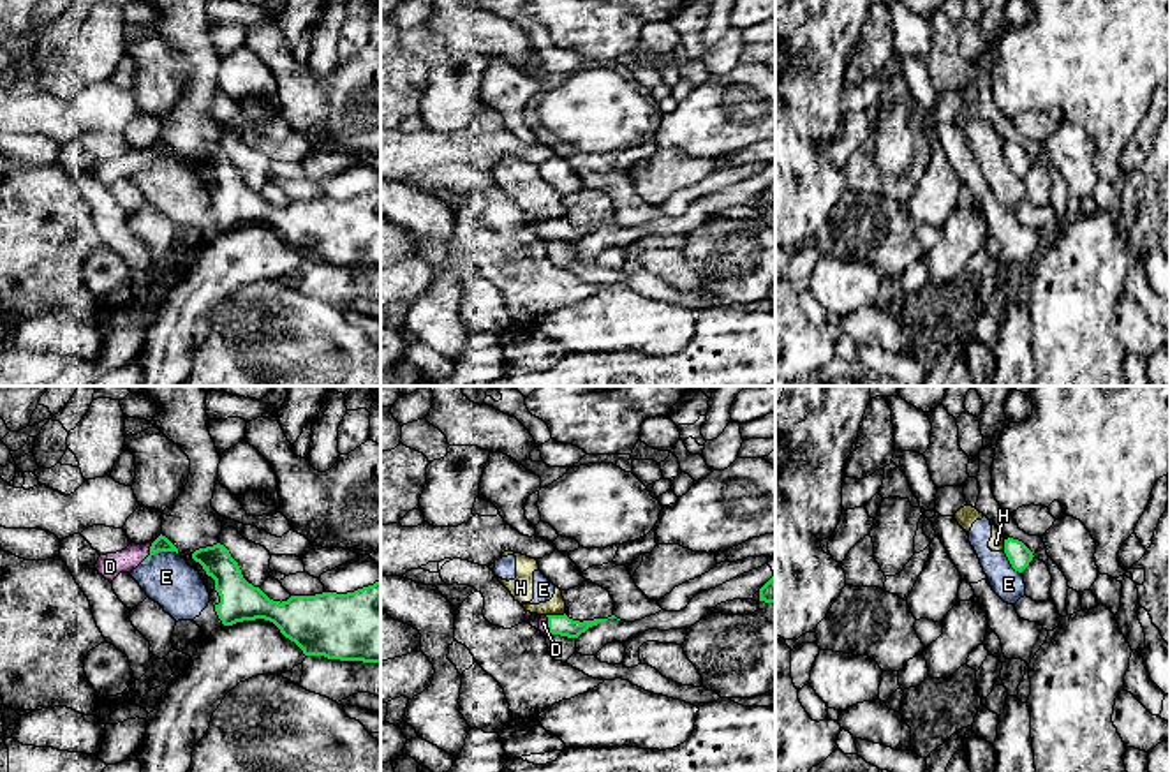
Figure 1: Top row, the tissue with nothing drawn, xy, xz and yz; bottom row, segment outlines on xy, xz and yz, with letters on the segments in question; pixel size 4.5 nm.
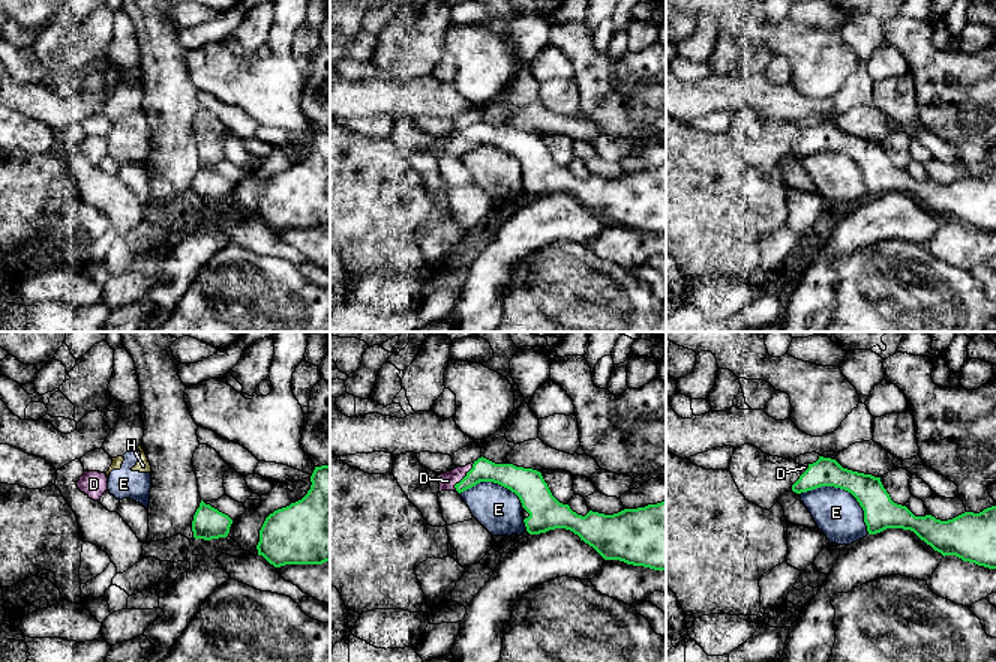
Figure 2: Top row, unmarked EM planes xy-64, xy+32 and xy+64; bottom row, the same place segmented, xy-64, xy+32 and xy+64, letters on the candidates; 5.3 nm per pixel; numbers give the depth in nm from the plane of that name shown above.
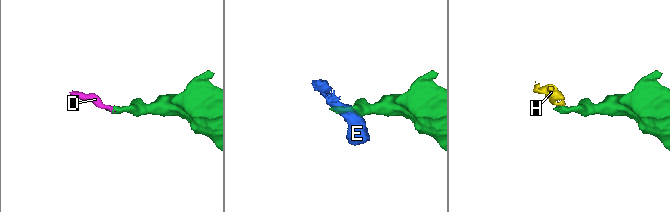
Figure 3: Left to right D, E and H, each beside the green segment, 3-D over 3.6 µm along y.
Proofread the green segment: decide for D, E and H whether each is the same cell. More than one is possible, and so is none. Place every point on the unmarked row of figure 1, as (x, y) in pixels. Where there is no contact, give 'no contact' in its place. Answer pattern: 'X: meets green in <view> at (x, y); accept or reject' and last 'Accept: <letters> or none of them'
D: meets green in xy at (150, 157); accept
E: meets green in xy at (159, 155); reject
H: meets green in xz at (555, 221); reject
Accept: D

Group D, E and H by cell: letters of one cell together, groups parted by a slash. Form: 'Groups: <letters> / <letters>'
Groups: D / E H

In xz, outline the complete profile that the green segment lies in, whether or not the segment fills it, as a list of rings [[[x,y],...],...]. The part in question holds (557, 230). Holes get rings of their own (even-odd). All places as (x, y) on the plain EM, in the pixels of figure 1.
[[[566,219],[564,220],[541,220],[539,236],[546,240],[560,240],[567,243],[578,243],[589,233],[597,231],[608,224],[594,224],[594,226],[573,226]]]

